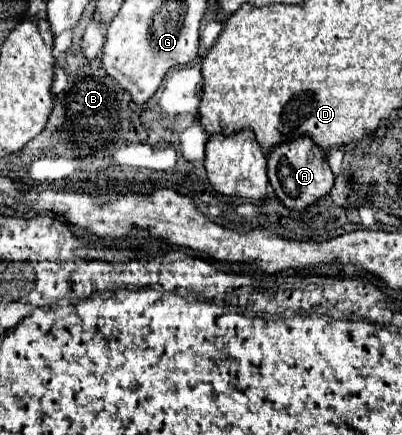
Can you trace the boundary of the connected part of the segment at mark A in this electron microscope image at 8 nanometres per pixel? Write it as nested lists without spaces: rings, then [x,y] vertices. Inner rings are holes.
[[[300,135],[288,143],[274,145],[268,151],[268,181],[274,187],[274,193],[290,209],[304,209],[322,195],[326,195],[334,185],[334,175],[328,161],[324,159],[322,147],[318,147],[312,137]]]

